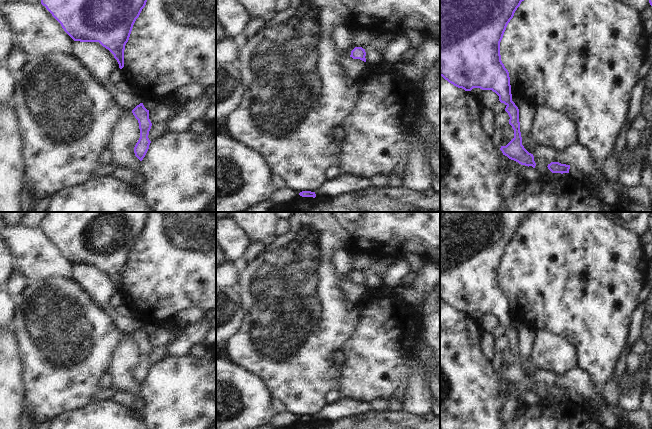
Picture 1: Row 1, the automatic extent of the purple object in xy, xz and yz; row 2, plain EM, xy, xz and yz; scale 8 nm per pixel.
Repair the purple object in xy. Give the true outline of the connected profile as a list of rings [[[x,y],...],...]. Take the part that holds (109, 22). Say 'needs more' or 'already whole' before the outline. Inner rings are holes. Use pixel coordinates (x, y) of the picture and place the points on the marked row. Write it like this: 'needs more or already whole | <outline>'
already whole | [[[41,0],[41,4],[80,42],[99,42],[124,67],[124,50],[147,0]]]

